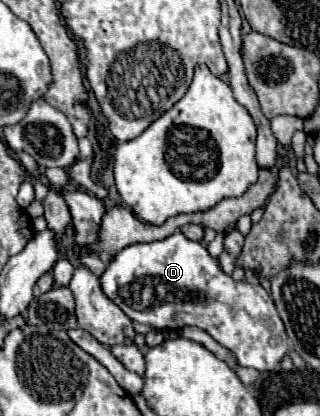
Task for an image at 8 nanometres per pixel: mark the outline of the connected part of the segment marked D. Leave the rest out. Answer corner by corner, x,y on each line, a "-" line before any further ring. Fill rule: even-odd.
176,231
174,235
170,235
170,237
162,239
162,241
136,243
136,245
130,245
130,247
126,247
126,249
122,249
122,251
114,257
114,261
108,263
108,269
106,269
106,273
100,277
100,283
102,283
104,293
106,293
132,321
138,321
138,323
144,323
144,325
152,325
152,327
156,327
156,329
176,329
176,331
180,329
180,325
196,325
196,327
204,329
206,333
210,333
222,347
226,347
226,349
236,357
238,365
242,365
242,367
252,367
252,369
258,369
258,371
272,371
272,369
282,361
282,357
288,353
288,335
286,335
286,331
284,331
284,323
282,323
282,319
278,317
278,311
276,311
276,307
274,307
274,301
272,301
270,293
268,293
262,285
252,285
252,283
248,283
246,279
242,279
242,281
232,279
228,273
222,271
218,257
212,257
212,255
206,251
206,247
204,247
202,243
196,243
196,241
186,239
180,231

